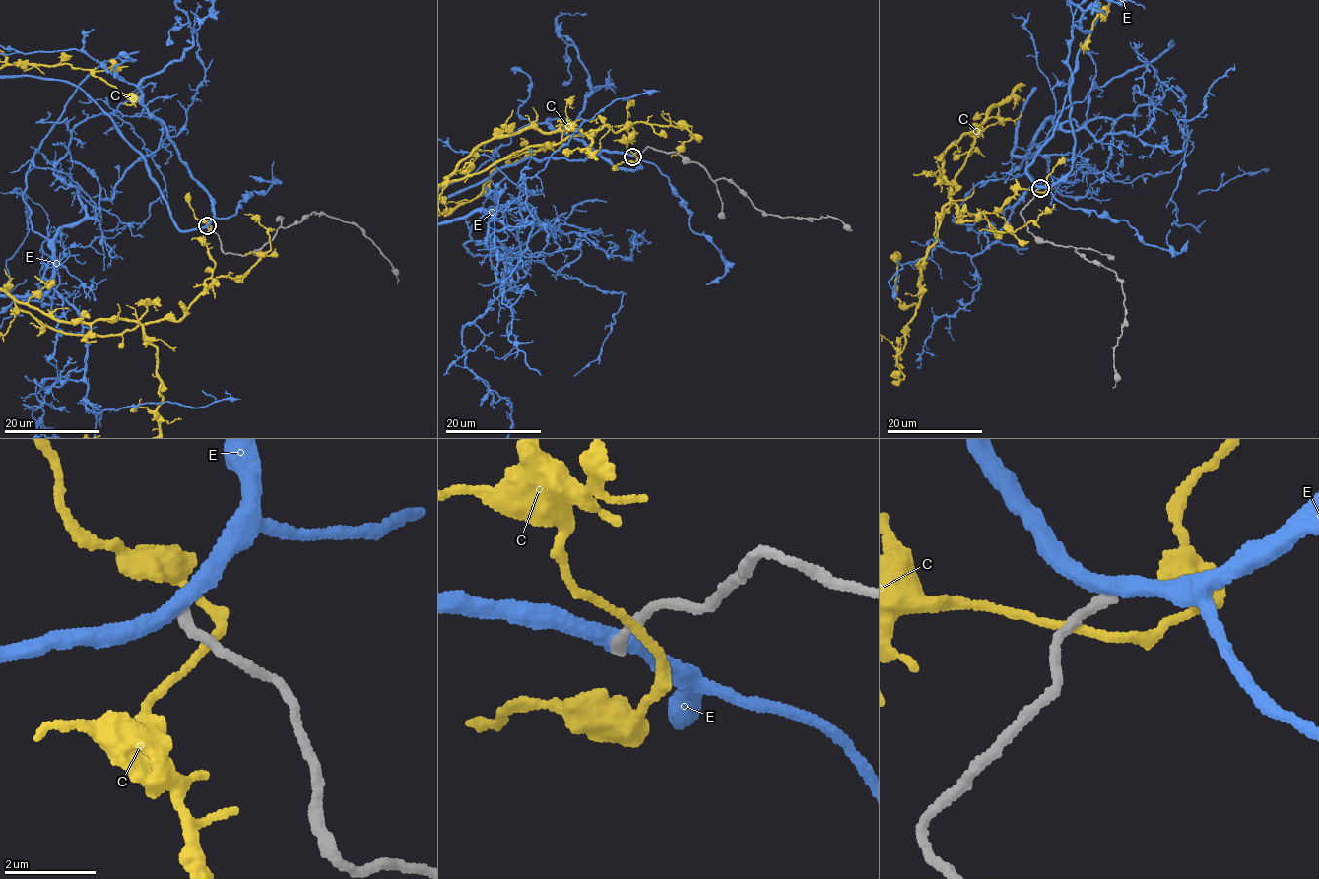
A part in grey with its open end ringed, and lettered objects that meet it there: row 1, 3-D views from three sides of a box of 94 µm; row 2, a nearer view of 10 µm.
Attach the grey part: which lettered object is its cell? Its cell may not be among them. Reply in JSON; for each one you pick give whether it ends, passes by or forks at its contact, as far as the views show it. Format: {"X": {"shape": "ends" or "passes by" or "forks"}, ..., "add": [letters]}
{"add": []}

